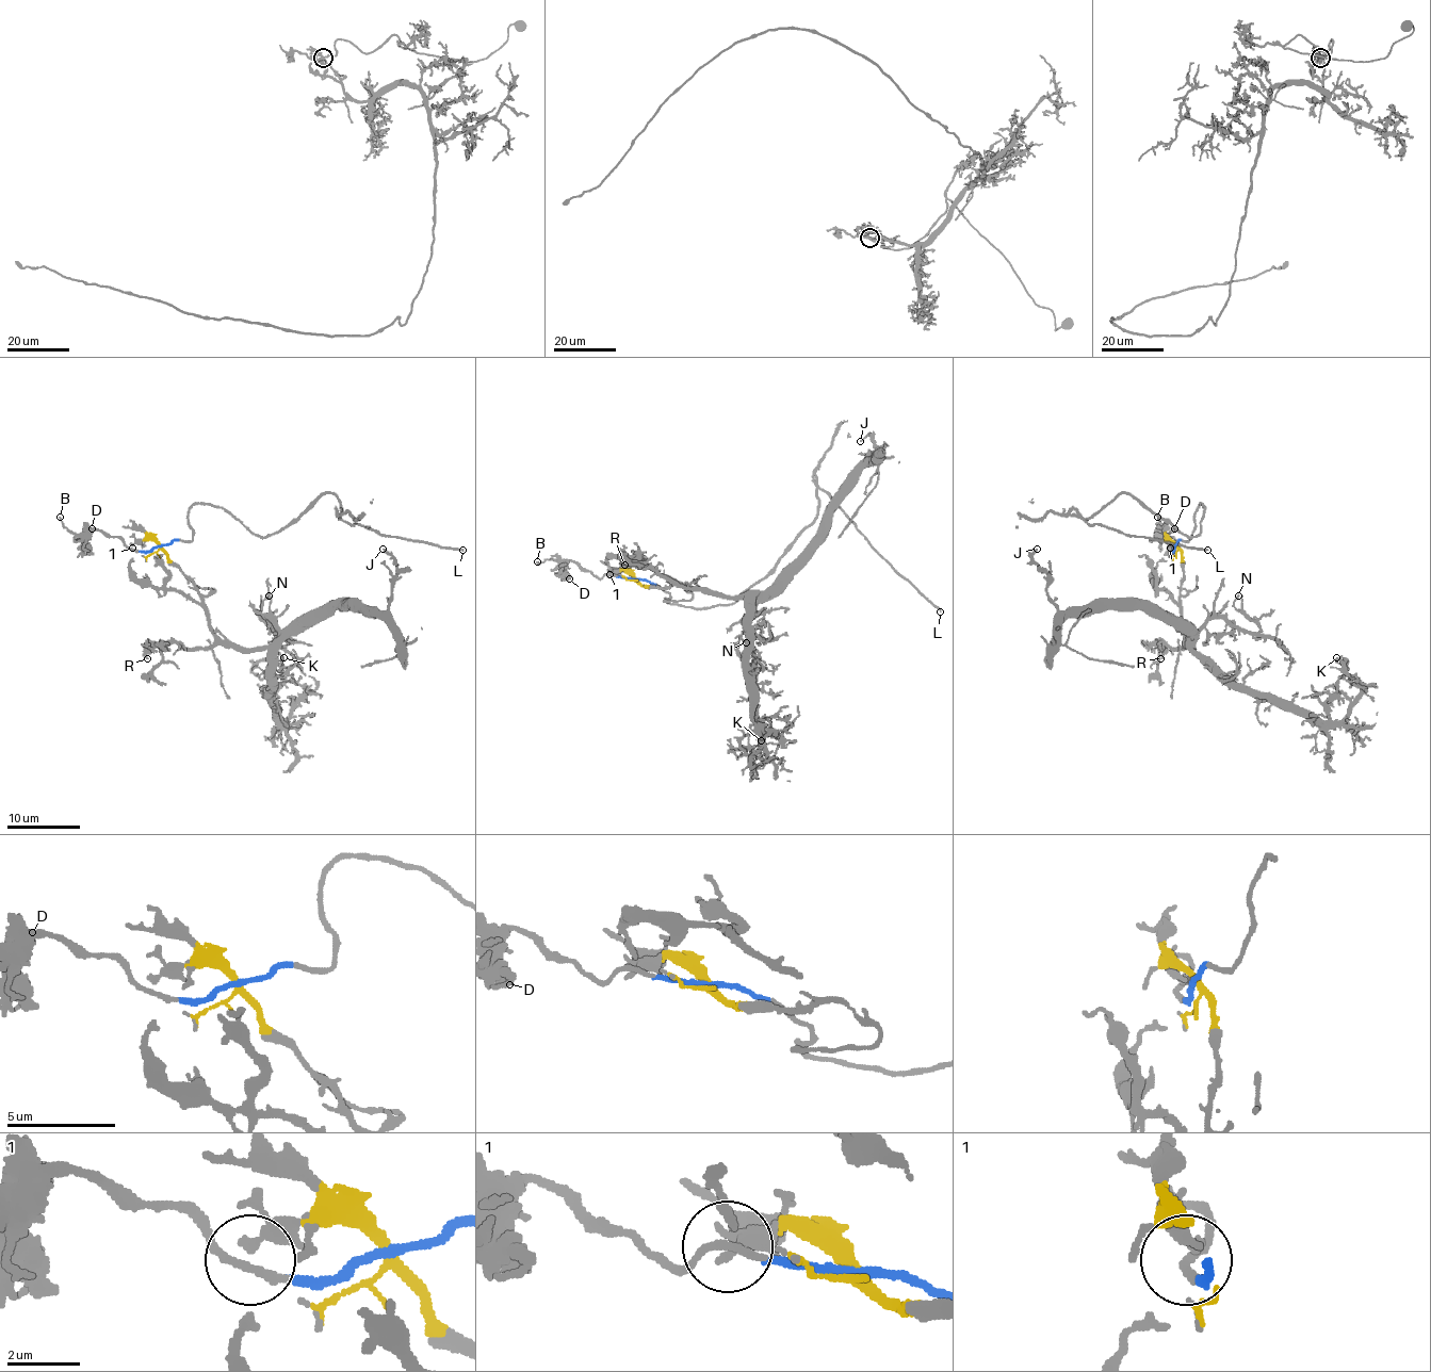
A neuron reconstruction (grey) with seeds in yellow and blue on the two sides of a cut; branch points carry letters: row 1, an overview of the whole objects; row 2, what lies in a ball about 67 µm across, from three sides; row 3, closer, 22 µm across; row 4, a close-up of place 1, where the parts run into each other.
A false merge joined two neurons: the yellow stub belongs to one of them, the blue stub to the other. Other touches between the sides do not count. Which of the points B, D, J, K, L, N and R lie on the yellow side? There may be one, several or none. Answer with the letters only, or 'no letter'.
J, K, N, R

